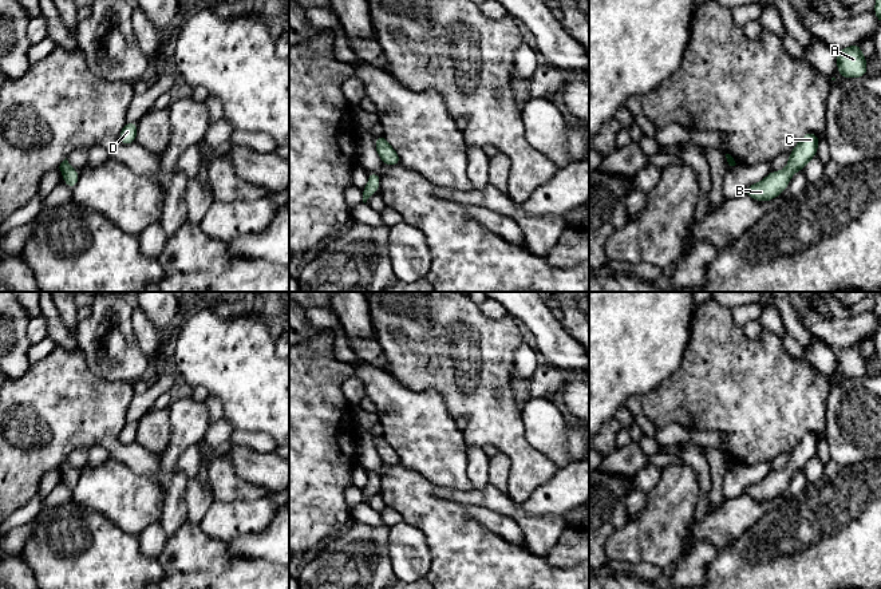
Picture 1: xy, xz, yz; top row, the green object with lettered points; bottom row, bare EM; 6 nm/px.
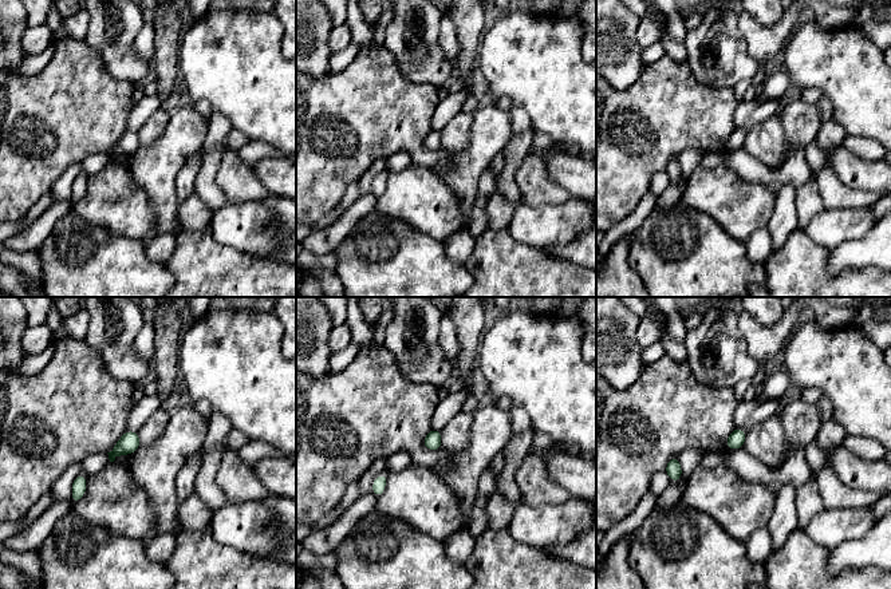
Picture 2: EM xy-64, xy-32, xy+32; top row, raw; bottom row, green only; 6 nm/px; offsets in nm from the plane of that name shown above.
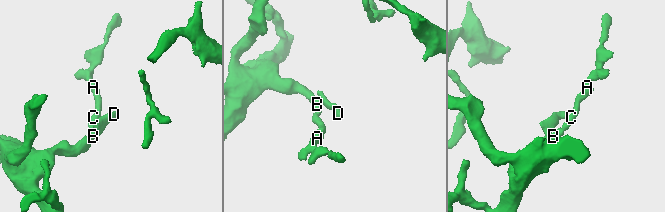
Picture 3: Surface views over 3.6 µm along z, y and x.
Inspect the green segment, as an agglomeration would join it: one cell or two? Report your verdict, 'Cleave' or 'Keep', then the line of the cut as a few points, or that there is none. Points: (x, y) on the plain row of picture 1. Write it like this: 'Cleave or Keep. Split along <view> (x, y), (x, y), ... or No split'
Keep. No split

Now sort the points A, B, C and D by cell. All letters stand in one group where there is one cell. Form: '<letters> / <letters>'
A B C D

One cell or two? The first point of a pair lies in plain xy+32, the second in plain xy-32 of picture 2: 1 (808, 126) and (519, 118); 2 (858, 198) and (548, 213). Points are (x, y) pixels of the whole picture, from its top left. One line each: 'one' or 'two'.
1: two
2: two

